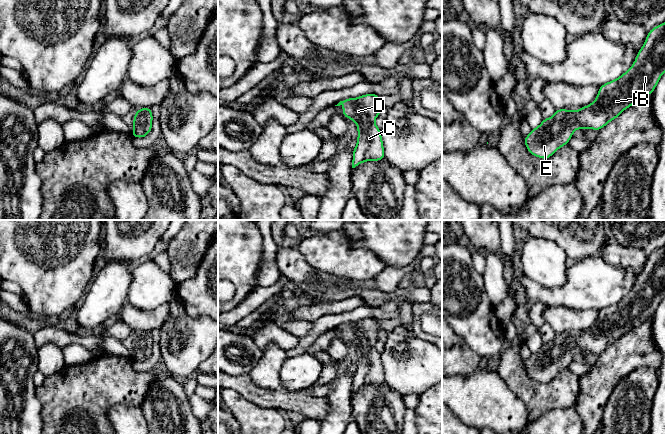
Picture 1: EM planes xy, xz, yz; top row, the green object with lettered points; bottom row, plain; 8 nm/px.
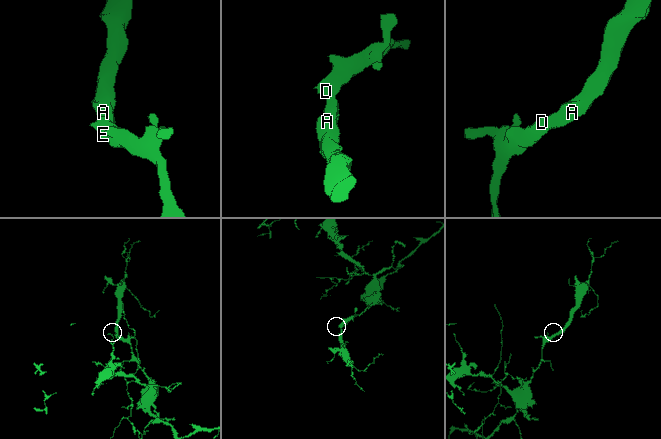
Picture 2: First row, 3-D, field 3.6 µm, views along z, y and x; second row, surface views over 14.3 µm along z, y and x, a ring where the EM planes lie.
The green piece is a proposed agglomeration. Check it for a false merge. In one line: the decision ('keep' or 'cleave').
keep

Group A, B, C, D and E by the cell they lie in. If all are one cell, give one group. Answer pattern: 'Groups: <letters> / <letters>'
Groups: A B C D E

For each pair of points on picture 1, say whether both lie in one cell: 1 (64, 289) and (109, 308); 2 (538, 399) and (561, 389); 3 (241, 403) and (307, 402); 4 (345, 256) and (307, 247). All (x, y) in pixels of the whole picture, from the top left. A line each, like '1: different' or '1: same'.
1: different
2: same
3: different
4: same

